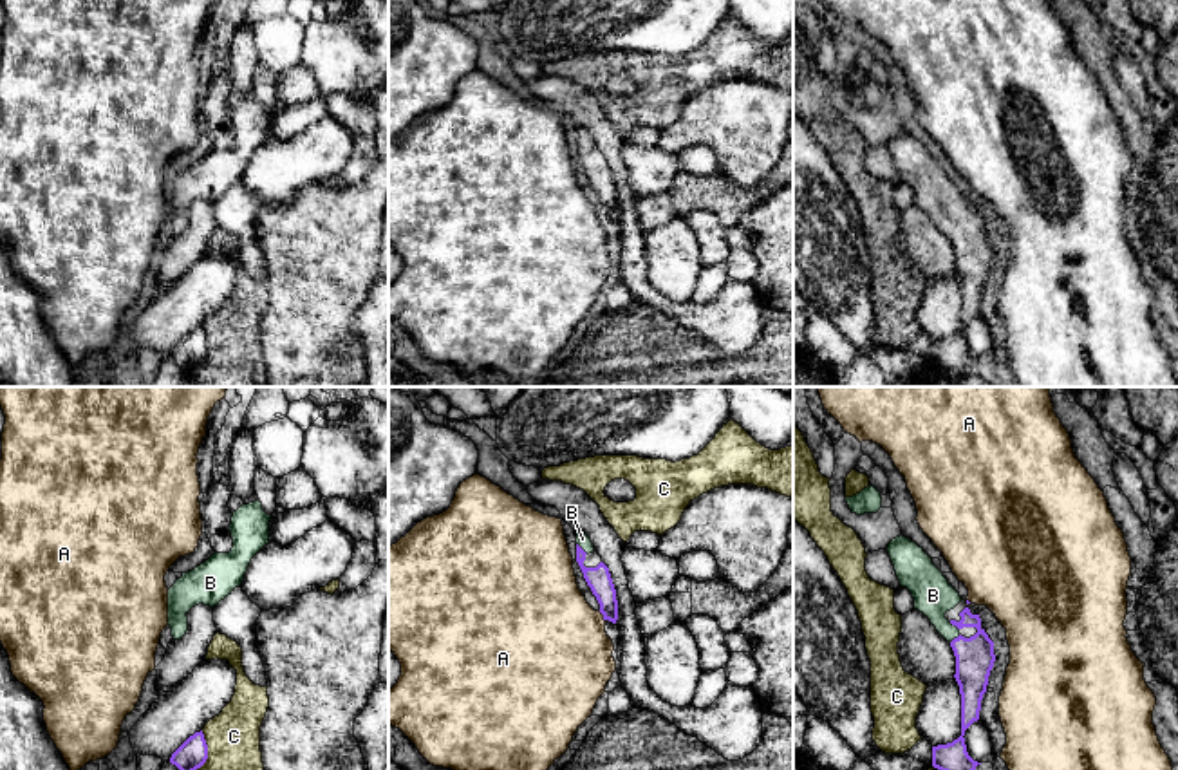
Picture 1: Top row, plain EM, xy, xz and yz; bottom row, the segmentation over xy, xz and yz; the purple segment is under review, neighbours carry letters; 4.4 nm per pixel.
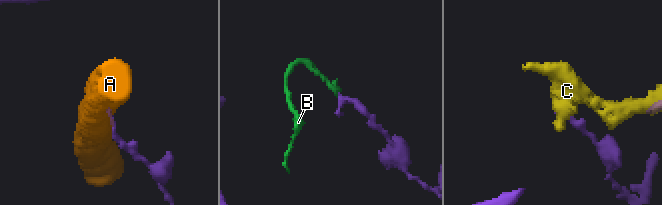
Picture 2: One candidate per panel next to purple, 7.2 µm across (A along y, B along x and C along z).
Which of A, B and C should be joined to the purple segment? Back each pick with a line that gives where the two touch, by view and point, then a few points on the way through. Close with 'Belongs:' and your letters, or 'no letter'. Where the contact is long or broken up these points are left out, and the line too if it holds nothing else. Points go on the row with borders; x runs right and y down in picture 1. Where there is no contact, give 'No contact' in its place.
B: Touches purple at xz (580, 548). Path across: xz (598, 579), (580, 564), (580, 548), (582, 539)
Belongs: B

